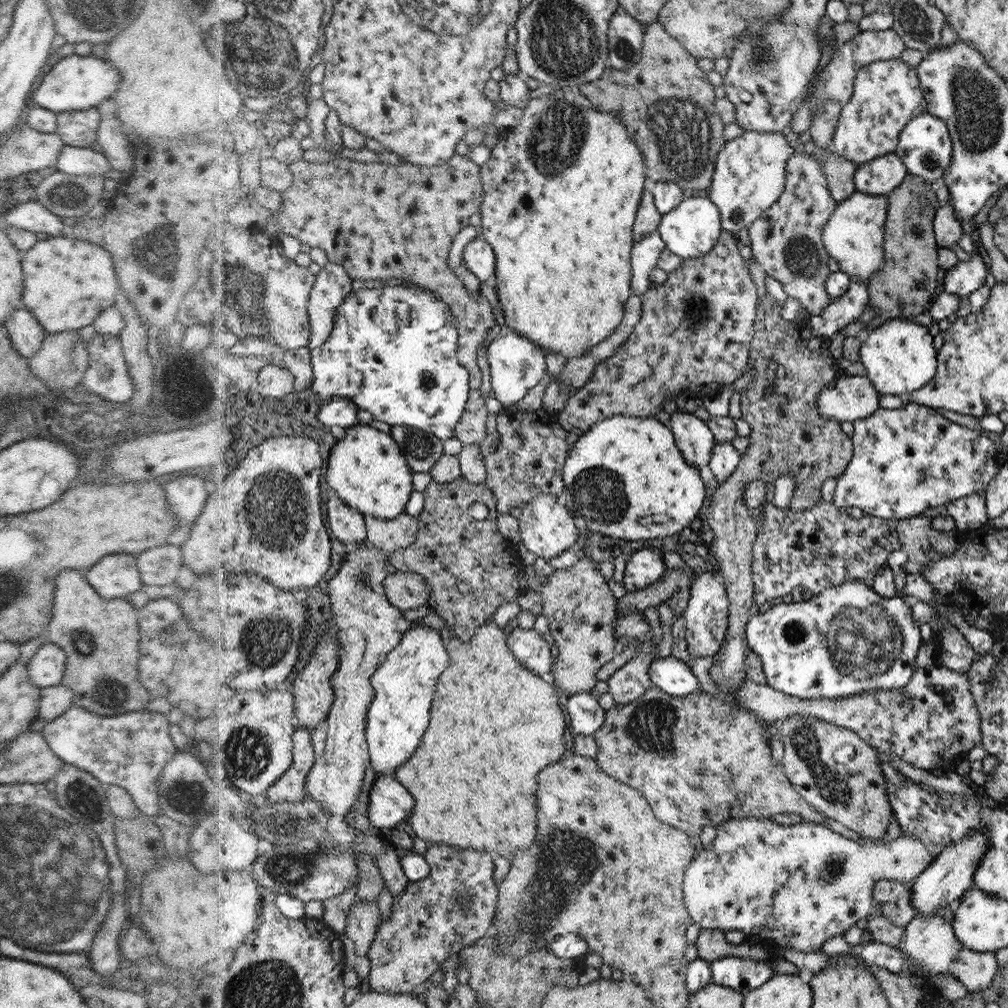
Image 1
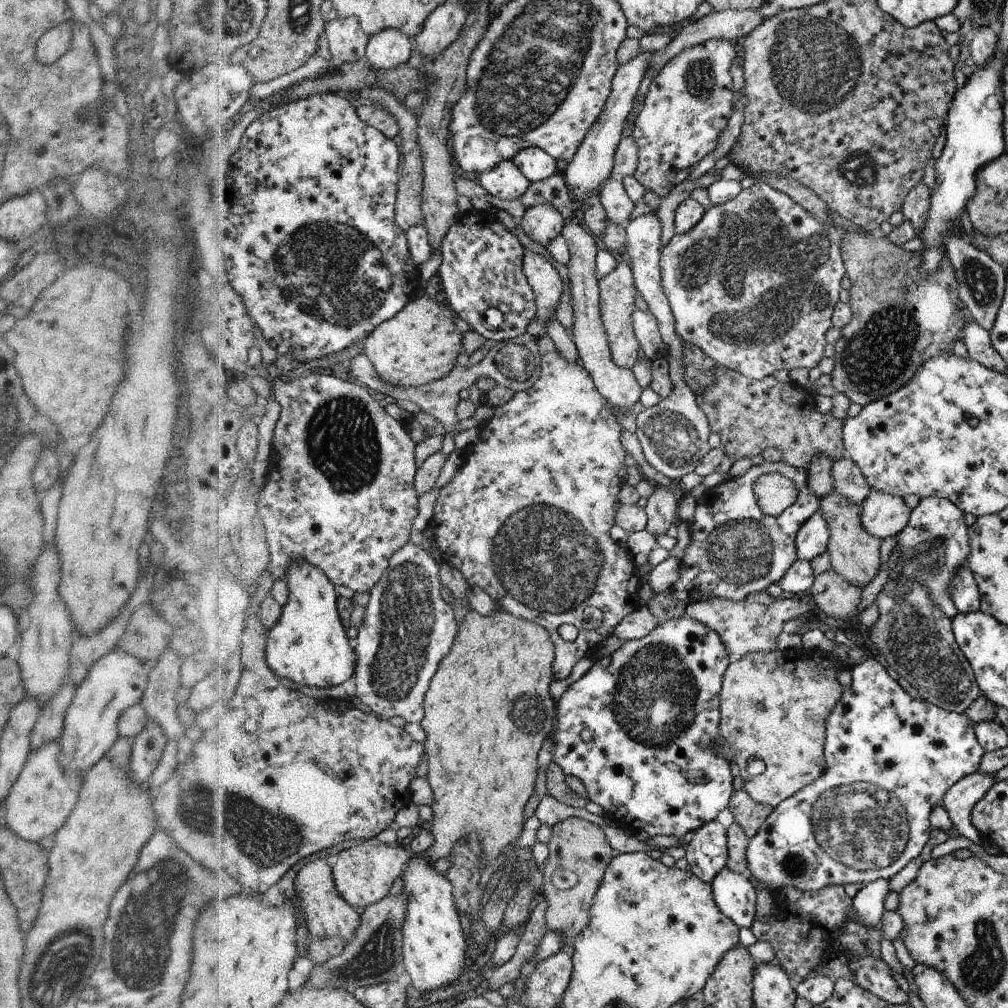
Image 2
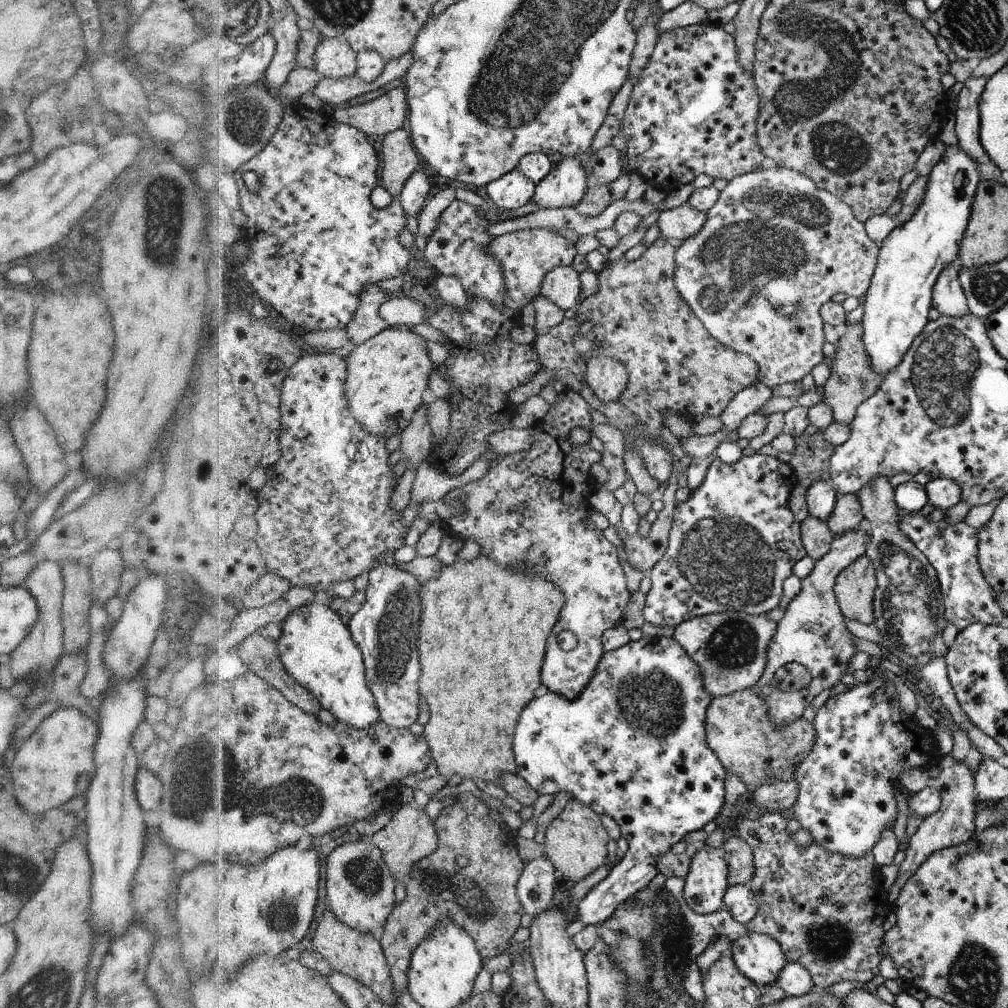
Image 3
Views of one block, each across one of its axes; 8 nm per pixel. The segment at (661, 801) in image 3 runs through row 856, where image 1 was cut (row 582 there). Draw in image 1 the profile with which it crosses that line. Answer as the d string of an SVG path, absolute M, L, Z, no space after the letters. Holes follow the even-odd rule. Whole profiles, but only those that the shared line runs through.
M646 547L632 551L632 555L627 558L623 576L623 587L627 592L655 585L665 576L666 572L669 572L670 569L661 554L658 550Z

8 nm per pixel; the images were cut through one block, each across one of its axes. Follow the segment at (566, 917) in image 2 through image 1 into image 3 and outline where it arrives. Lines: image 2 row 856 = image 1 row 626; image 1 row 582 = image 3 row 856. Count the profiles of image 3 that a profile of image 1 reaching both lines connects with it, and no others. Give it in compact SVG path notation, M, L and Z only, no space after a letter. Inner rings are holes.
M569 800L564 810L546 829L543 858L562 874L564 888L584 880L588 874L604 866L608 846L608 832L600 822L599 814L578 800Z

